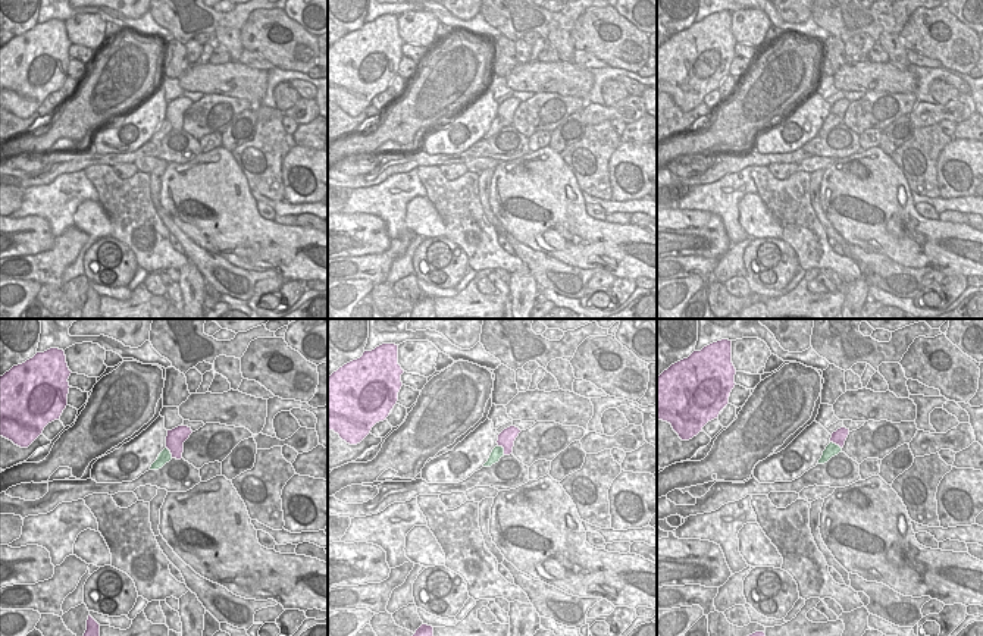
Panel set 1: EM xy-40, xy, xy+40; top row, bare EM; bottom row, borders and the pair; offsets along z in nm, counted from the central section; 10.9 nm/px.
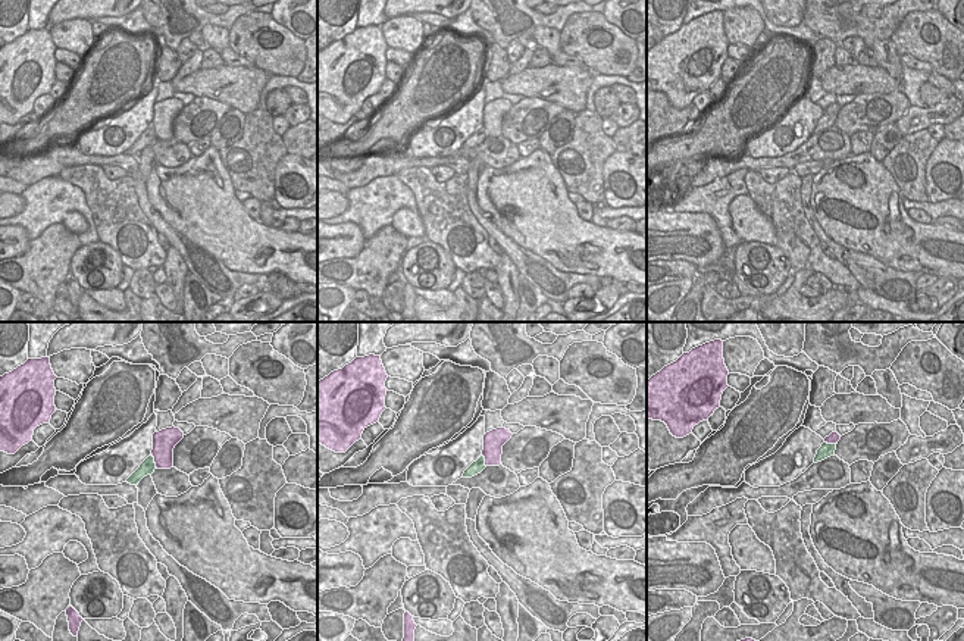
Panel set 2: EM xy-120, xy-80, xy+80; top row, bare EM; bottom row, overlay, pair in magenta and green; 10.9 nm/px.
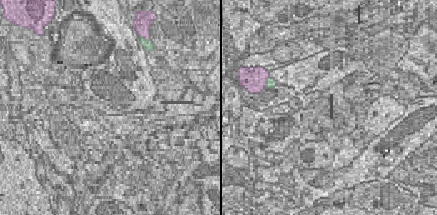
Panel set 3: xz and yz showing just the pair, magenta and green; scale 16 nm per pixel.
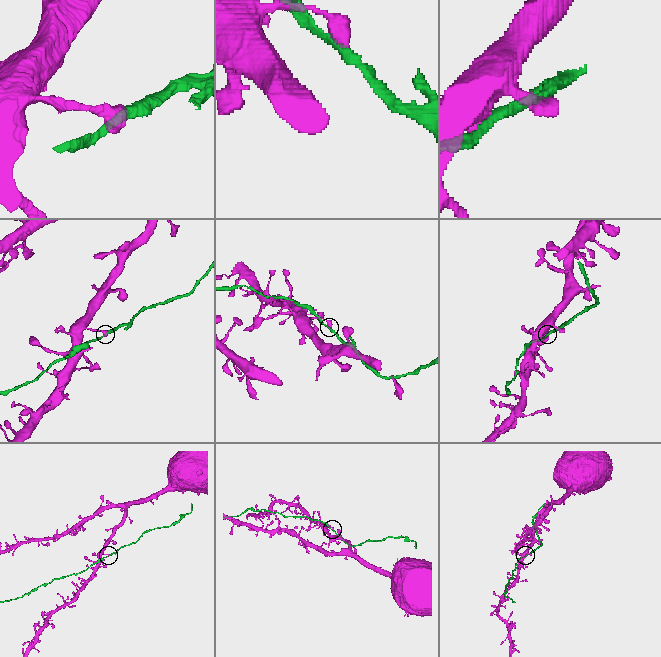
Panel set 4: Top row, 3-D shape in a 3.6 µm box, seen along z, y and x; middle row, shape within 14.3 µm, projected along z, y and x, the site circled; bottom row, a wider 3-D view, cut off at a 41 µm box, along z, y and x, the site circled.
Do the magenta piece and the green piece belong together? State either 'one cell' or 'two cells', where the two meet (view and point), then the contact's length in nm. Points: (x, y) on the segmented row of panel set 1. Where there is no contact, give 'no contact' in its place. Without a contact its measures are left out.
two cells; contact xy (503, 447); length 140 nm

